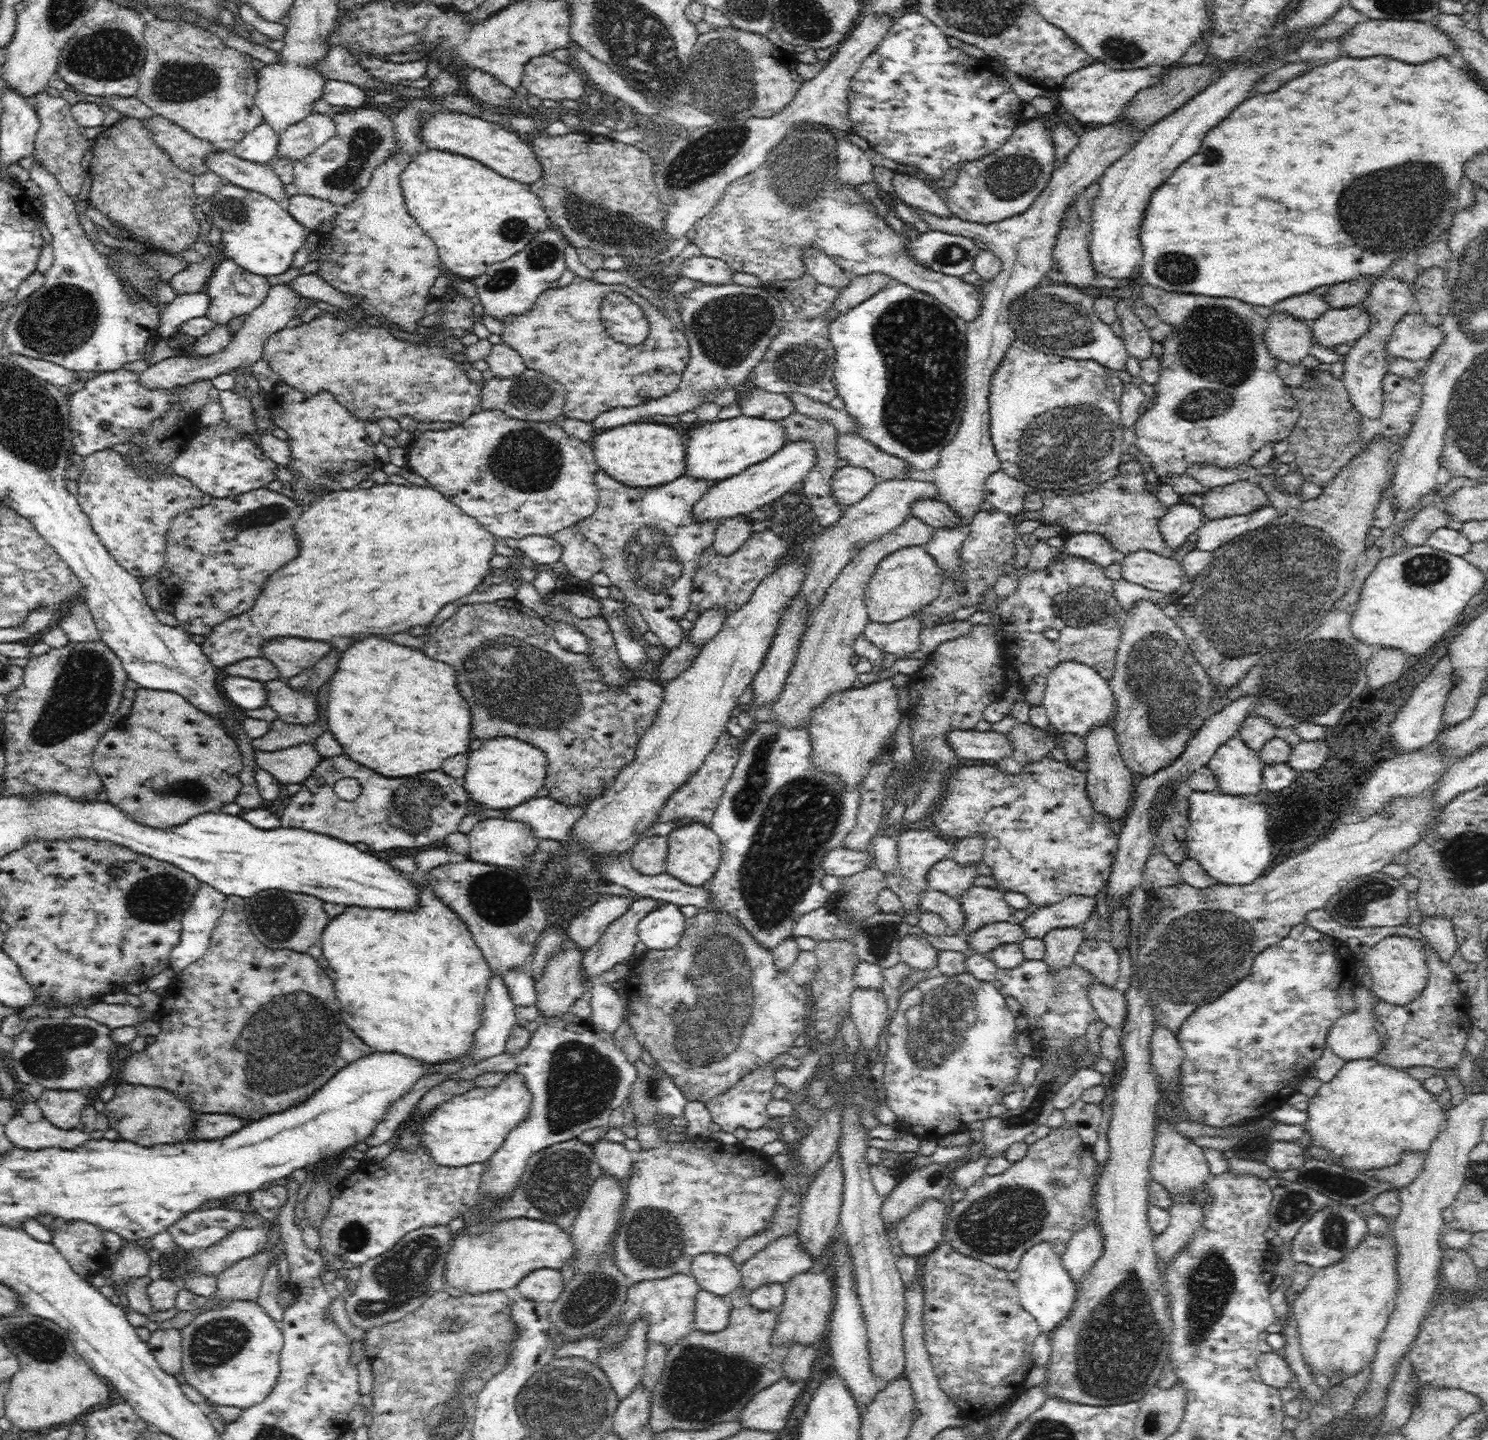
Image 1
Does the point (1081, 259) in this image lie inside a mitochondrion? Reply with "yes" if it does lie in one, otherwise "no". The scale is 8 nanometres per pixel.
no

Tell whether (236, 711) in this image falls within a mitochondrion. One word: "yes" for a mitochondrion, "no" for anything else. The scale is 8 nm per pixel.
no

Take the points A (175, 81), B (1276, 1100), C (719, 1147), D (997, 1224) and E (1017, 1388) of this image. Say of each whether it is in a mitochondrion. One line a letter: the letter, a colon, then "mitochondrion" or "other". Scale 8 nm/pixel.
A: mitochondrion
B: other
C: other
D: mitochondrion
E: other

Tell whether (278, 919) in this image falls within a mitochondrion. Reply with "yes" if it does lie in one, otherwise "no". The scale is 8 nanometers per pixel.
yes

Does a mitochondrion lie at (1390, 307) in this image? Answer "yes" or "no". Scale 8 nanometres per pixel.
no

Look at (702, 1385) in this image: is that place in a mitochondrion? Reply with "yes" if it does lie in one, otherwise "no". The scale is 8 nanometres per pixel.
yes

